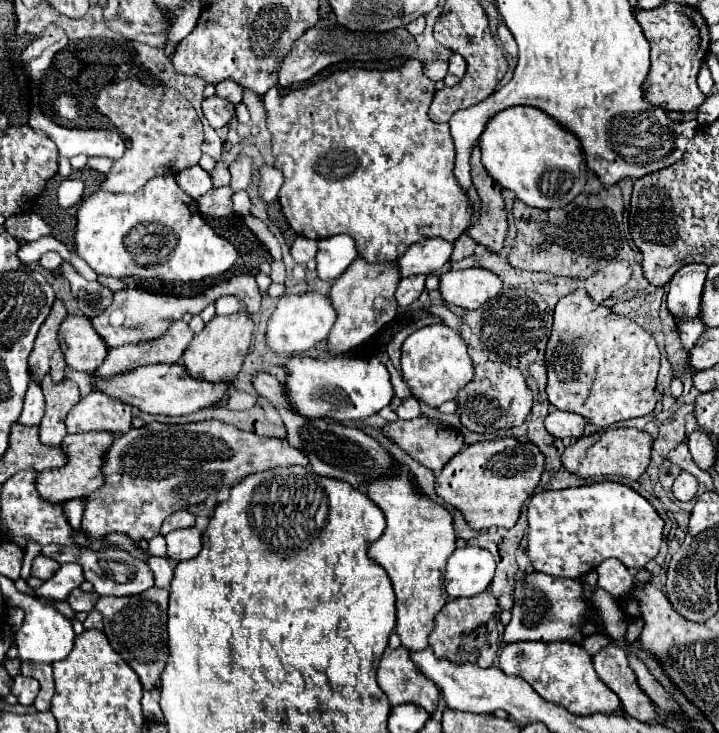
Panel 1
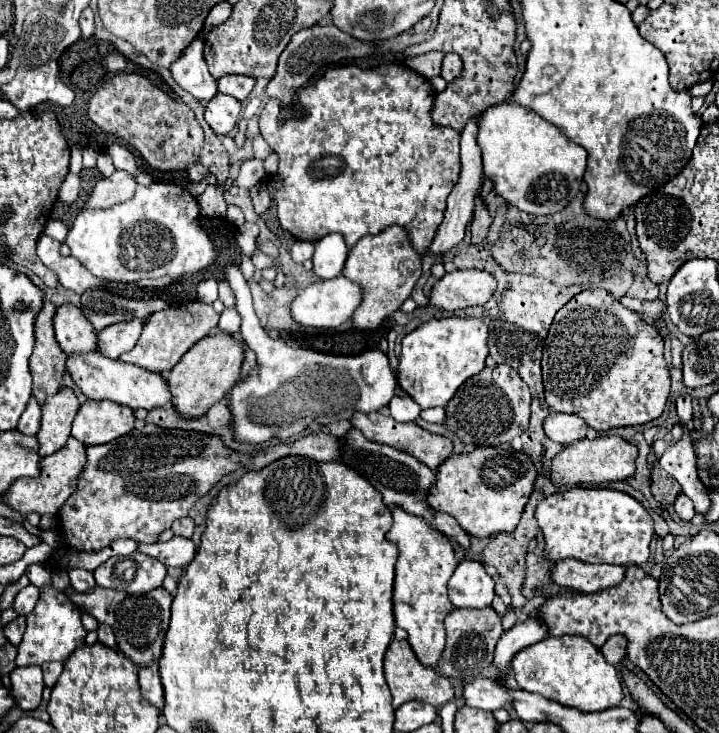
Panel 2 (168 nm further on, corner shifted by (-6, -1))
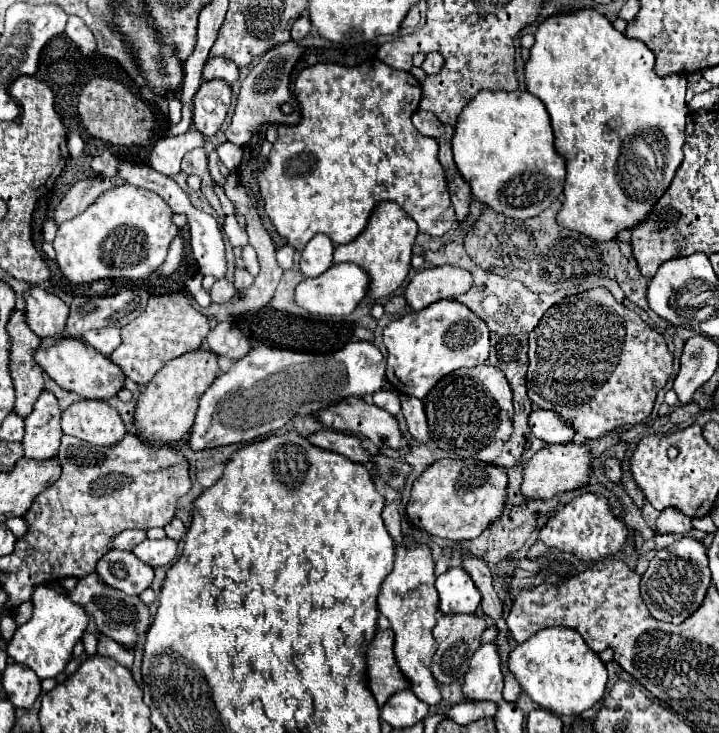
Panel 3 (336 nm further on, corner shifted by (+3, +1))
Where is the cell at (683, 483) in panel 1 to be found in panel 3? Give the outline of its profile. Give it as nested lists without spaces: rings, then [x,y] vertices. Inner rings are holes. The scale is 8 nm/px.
[[[666,509],[666,511],[662,511],[654,529],[656,529],[656,535],[664,535],[664,533],[686,535],[692,529],[692,519],[684,517],[678,509]]]

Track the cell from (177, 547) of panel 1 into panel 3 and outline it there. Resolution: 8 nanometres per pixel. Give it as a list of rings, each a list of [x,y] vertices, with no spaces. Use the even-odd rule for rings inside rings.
[[[166,537],[166,539],[160,539],[160,541],[146,539],[140,545],[136,545],[132,553],[140,561],[144,561],[146,565],[156,569],[156,567],[164,567],[164,565],[172,563],[174,557],[176,557],[176,549],[178,549],[178,543]]]

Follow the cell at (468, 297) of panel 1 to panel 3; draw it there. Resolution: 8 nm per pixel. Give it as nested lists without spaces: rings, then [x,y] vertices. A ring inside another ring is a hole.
[[[460,267],[420,269],[404,289],[404,299],[412,311],[432,305],[440,299],[454,299],[472,287],[472,277]]]

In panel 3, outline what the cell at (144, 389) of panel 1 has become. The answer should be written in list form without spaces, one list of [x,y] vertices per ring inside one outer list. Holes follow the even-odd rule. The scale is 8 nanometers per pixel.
[[[44,337],[34,351],[36,363],[46,371],[62,389],[74,391],[84,399],[110,399],[122,389],[124,373],[94,347],[72,337]]]

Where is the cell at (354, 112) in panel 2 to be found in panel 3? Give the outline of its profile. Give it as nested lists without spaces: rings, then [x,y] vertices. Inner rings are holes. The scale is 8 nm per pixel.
[[[371,57],[363,63],[359,64],[358,67],[344,67],[344,65],[338,65],[338,63],[318,63],[314,67],[306,67],[296,83],[294,83],[294,95],[300,103],[300,111],[302,111],[302,119],[298,125],[280,125],[278,127],[278,139],[276,143],[272,145],[272,151],[270,155],[266,157],[266,163],[264,163],[264,169],[260,171],[258,175],[258,185],[260,185],[260,195],[264,199],[264,207],[266,207],[266,215],[272,219],[276,231],[286,237],[288,245],[292,245],[294,249],[302,251],[304,245],[314,237],[314,233],[324,233],[328,235],[334,245],[342,245],[342,243],[348,243],[352,239],[356,239],[362,229],[366,227],[368,223],[368,217],[372,213],[372,209],[376,207],[376,203],[380,201],[394,201],[398,205],[402,205],[402,209],[406,209],[406,213],[418,223],[420,231],[422,233],[428,233],[432,237],[438,237],[438,235],[444,235],[456,215],[454,215],[454,207],[450,203],[450,195],[448,195],[448,189],[446,189],[446,177],[444,177],[444,167],[438,163],[438,141],[432,139],[432,137],[424,137],[420,135],[410,117],[412,113],[418,109],[418,103],[420,103],[420,81],[408,73],[408,71],[398,71],[398,69],[392,69],[388,67],[386,63],[382,63],[377,57]]]

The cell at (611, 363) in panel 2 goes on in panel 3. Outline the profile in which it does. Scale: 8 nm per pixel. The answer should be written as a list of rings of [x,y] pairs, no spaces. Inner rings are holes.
[[[598,287],[598,289],[590,289],[586,293],[580,293],[580,295],[570,295],[566,299],[562,299],[558,305],[552,305],[542,321],[536,325],[536,329],[530,333],[530,339],[528,339],[528,359],[530,359],[530,365],[528,365],[528,375],[526,375],[526,387],[528,387],[528,397],[534,405],[538,405],[540,409],[550,409],[550,411],[556,411],[564,421],[568,421],[574,431],[582,437],[588,437],[588,439],[598,439],[602,437],[604,433],[616,429],[616,427],[624,427],[624,425],[630,425],[630,423],[640,423],[644,421],[650,413],[652,413],[652,407],[654,407],[654,401],[656,401],[656,395],[658,391],[668,383],[670,375],[672,375],[672,361],[674,361],[674,355],[668,351],[668,345],[664,341],[664,337],[650,329],[646,323],[640,323],[642,319],[628,307],[624,307],[622,303],[618,303],[612,293],[604,287]]]

